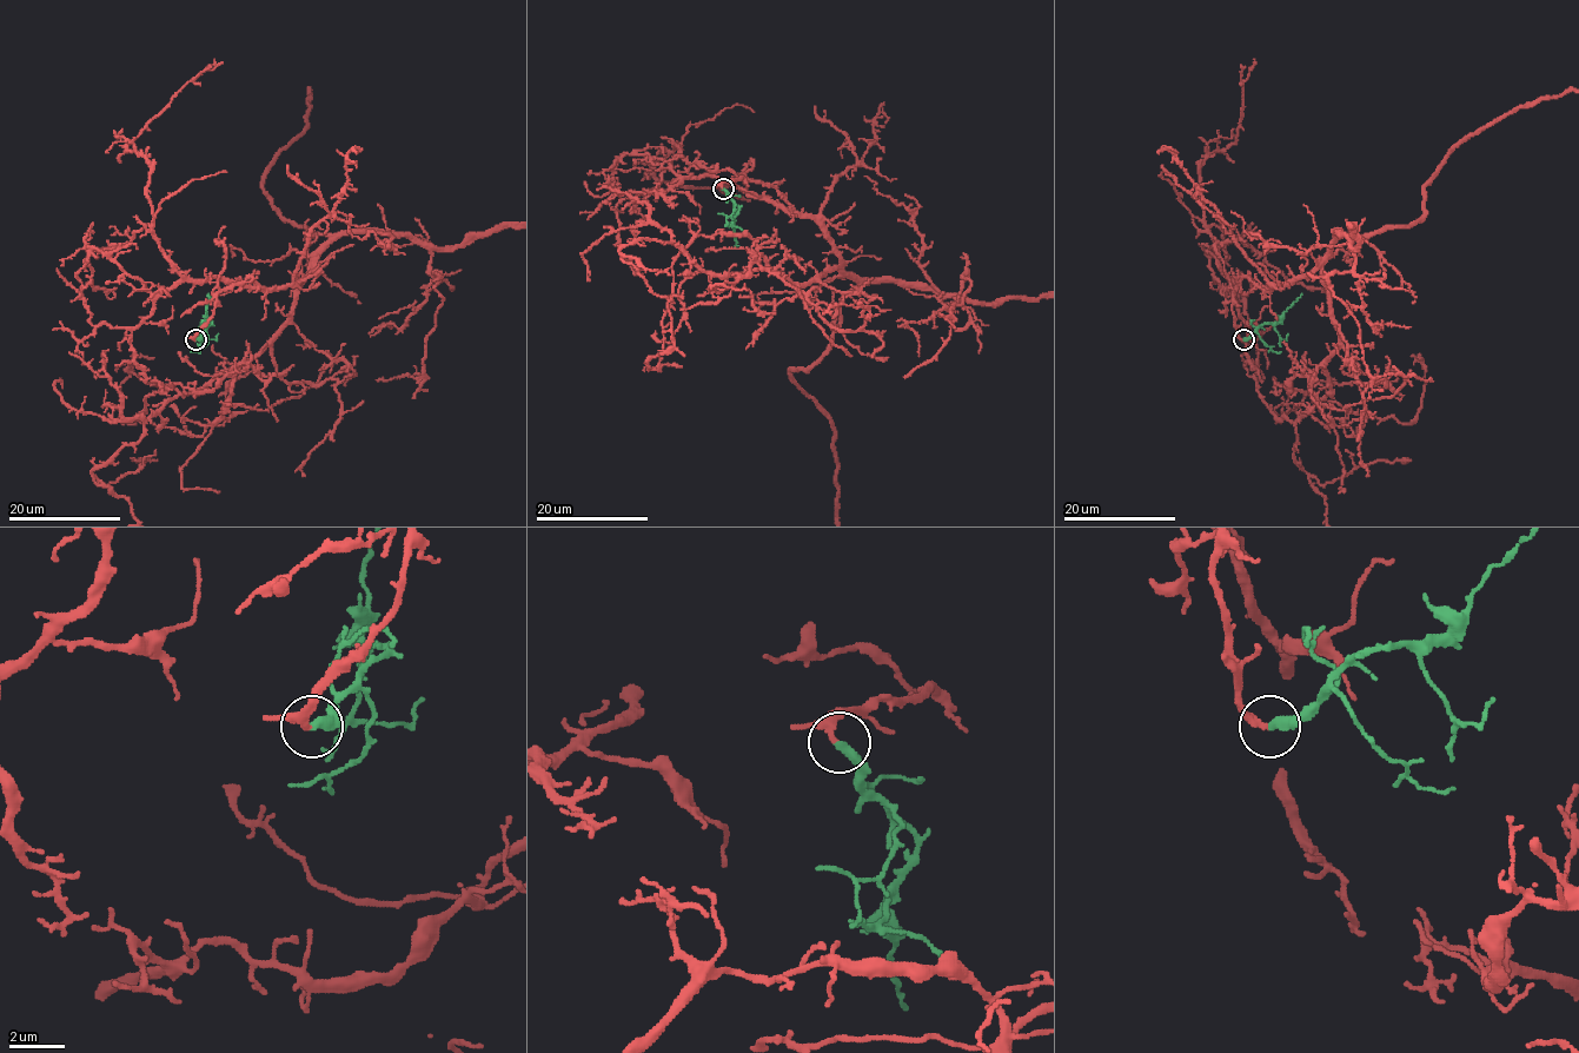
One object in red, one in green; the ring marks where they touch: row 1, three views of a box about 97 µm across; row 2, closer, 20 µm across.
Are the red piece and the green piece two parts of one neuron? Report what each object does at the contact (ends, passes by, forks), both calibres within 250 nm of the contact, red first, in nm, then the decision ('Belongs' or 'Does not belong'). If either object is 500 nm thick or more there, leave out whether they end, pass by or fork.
At the ring red passes by. At the ring green ends. Thickness 150 nm (red) against 360 nm. Belongs

